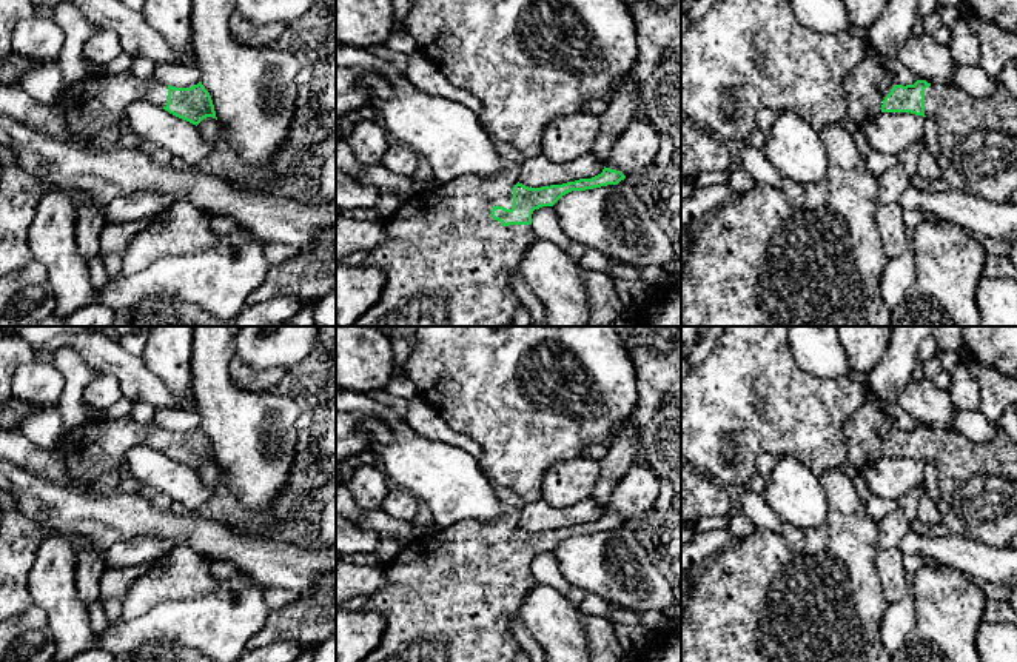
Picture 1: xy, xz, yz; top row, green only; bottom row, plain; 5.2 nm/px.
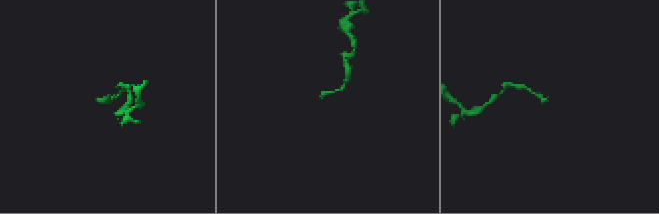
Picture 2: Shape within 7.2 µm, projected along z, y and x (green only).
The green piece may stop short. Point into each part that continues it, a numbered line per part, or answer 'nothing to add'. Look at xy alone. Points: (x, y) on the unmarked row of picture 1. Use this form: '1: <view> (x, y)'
1: xy (97, 447)

